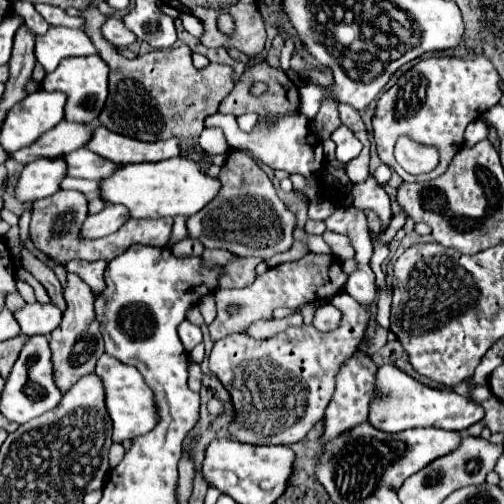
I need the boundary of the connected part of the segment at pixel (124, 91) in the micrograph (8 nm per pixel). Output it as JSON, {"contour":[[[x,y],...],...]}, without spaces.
{"contour":[[[90,4],[80,10],[84,18],[82,30],[96,44],[98,56],[110,66],[110,94],[98,116],[100,124],[112,132],[142,142],[158,142],[168,138],[188,140],[196,138],[204,128],[204,118],[218,110],[218,104],[232,92],[234,68],[226,64],[208,64],[198,70],[192,66],[190,48],[152,50],[134,60],[124,58],[112,44],[108,44],[100,32],[106,16]]]}

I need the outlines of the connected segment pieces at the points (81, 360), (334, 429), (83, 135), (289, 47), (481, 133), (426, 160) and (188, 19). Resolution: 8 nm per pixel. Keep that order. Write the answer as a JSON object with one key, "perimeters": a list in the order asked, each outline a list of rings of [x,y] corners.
{"perimeters":[[[[68,274],[68,282],[64,288],[66,298],[66,312],[60,322],[60,328],[56,328],[50,334],[50,350],[52,350],[52,370],[54,370],[54,382],[60,392],[70,390],[82,376],[88,376],[94,372],[96,360],[104,354],[104,342],[100,334],[100,324],[94,318],[94,294],[92,288],[78,276]]],[[[352,356],[352,360],[348,360],[348,364],[344,364],[344,368],[340,368],[338,376],[336,376],[336,392],[326,408],[326,430],[324,430],[324,438],[322,444],[332,440],[332,436],[338,436],[340,432],[346,432],[348,428],[364,422],[368,418],[368,404],[374,398],[374,374],[376,374],[376,366],[372,360],[362,360],[358,356]]],[[[62,120],[56,128],[44,132],[30,146],[10,152],[10,158],[20,164],[30,164],[38,158],[62,158],[64,154],[82,148],[90,140],[90,134],[92,126]]],[[[289,38],[285,41],[285,45],[281,51],[280,56],[280,68],[286,72],[290,68],[290,59],[291,54],[294,51],[294,41],[293,39]]],[[[476,120],[476,122],[468,124],[468,128],[466,128],[466,144],[468,146],[478,144],[480,140],[486,138],[486,134],[488,134],[488,126],[482,120]]],[[[400,138],[394,150],[398,164],[410,174],[424,174],[436,168],[438,152],[432,146],[420,146],[408,138]]],[[[182,13],[181,20],[184,28],[189,32],[193,33],[195,37],[199,39],[203,35],[203,26],[198,18],[192,16],[191,14]]]]}

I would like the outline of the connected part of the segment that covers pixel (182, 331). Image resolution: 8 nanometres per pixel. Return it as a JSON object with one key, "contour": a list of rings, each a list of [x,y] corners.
{"contour":[[[184,320],[180,326],[178,326],[178,336],[186,348],[186,352],[190,352],[198,342],[202,342],[202,332],[198,326],[194,326],[192,322]]]}

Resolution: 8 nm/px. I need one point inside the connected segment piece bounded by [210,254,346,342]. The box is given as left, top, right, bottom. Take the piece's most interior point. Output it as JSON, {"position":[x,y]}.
{"position":[292,284]}

